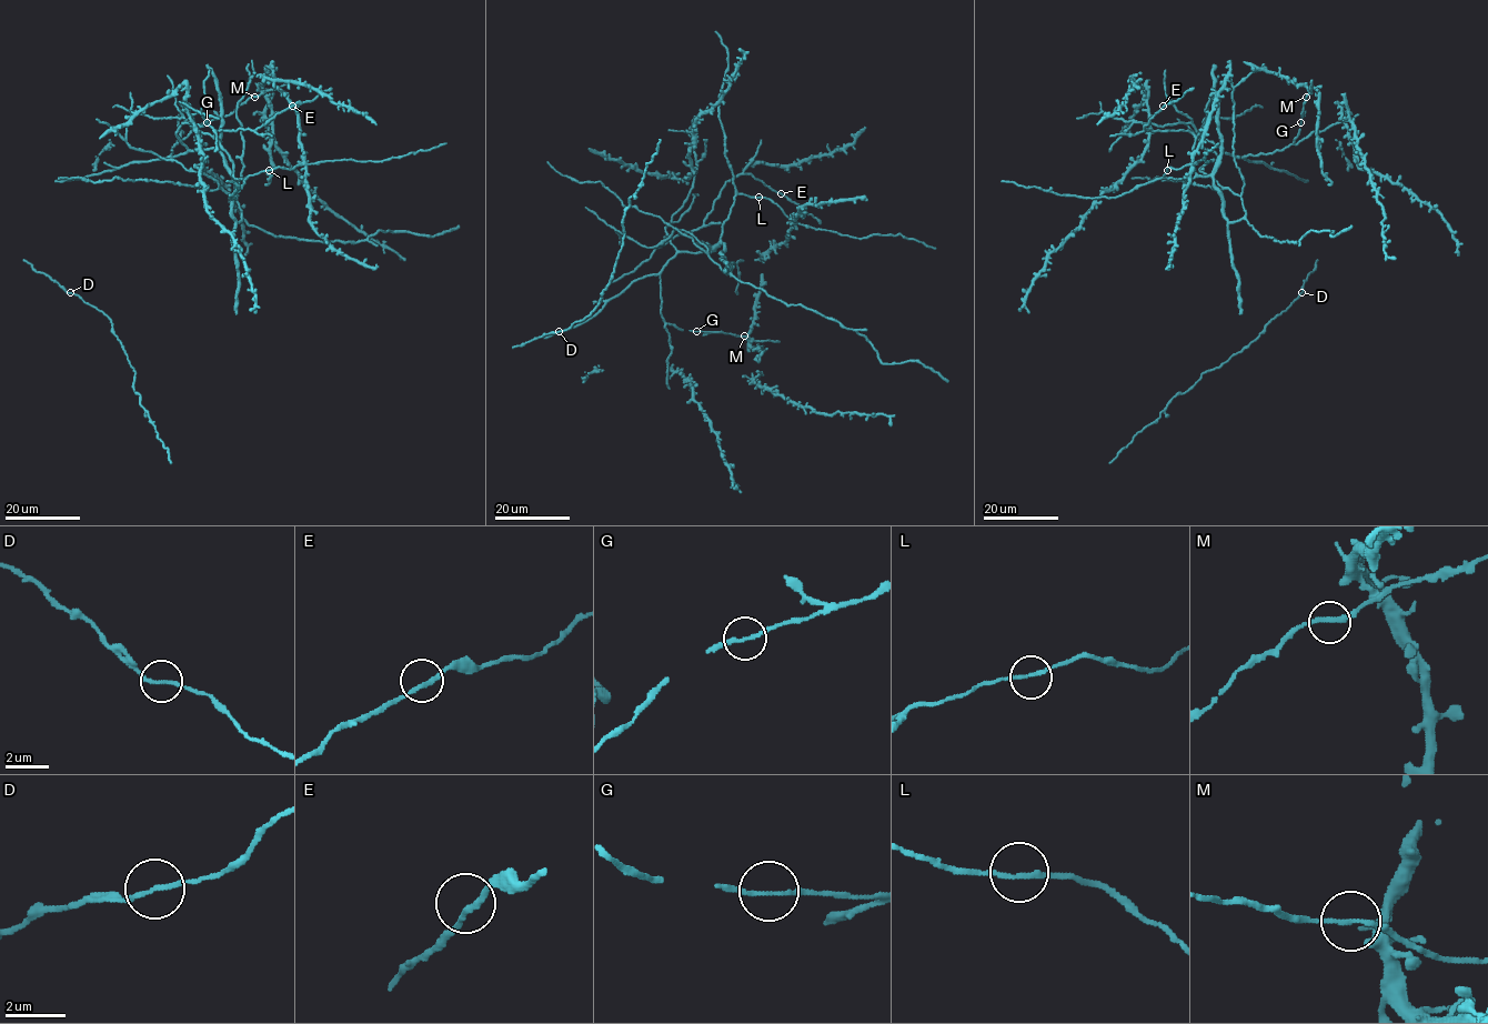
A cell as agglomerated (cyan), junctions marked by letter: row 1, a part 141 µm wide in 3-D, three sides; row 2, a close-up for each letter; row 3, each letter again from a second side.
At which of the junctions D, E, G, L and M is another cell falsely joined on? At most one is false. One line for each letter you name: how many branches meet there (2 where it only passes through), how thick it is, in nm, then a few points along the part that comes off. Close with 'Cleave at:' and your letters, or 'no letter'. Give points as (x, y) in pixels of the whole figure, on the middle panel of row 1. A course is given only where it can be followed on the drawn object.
Cleave at: no letter

